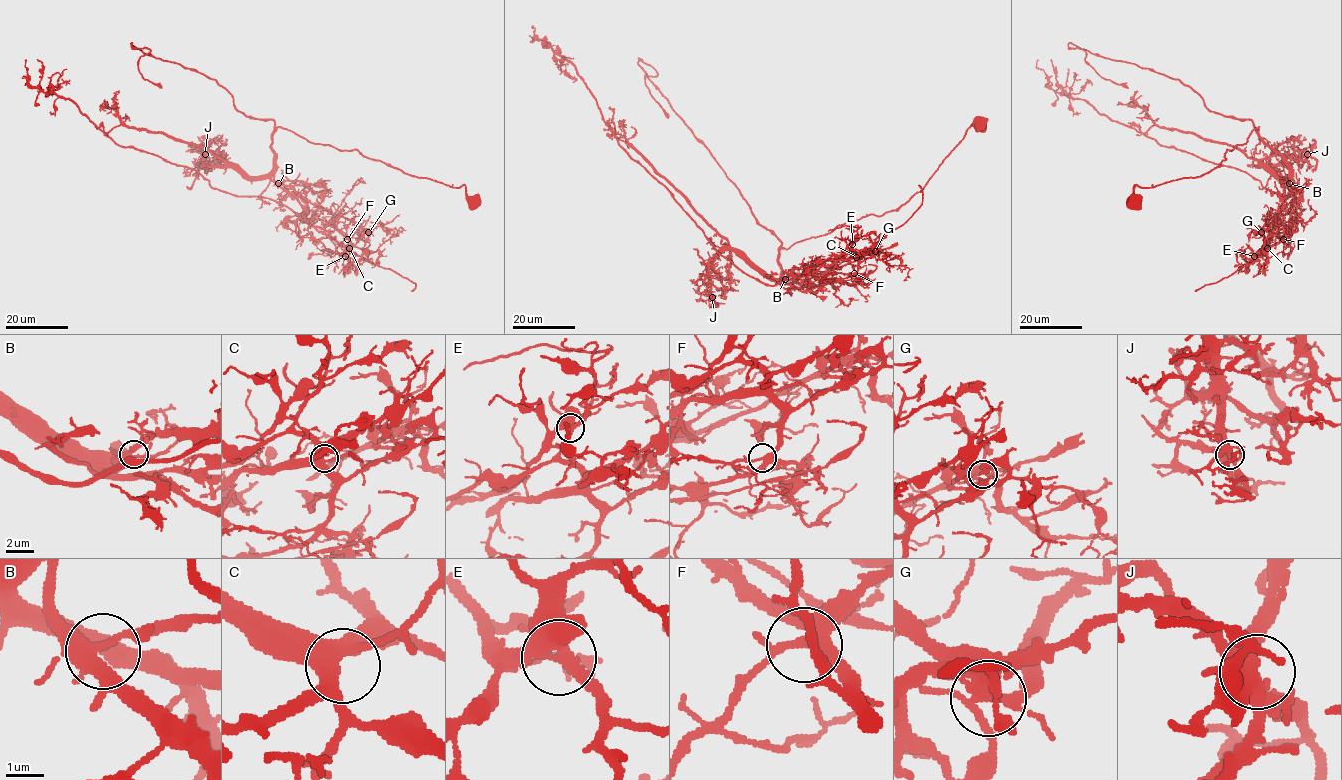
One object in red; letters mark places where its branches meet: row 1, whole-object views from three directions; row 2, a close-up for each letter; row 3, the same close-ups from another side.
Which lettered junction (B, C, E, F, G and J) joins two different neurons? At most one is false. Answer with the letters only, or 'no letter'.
E

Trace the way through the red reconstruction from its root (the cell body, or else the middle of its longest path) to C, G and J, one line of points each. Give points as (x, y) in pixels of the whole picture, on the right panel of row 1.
C: (1135, 200), (1135, 185), (1154, 187), (1208, 173), (1258, 127), (1260, 137), (1287, 165), (1290, 179), (1267, 248)
G: (1135, 200), (1135, 185), (1208, 173), (1258, 127), (1293, 180), (1261, 232)
J: (1135, 200), (1135, 185), (1208, 173), (1258, 127), (1288, 167), (1286, 176), (1275, 176), (1260, 167), (1307, 154)

